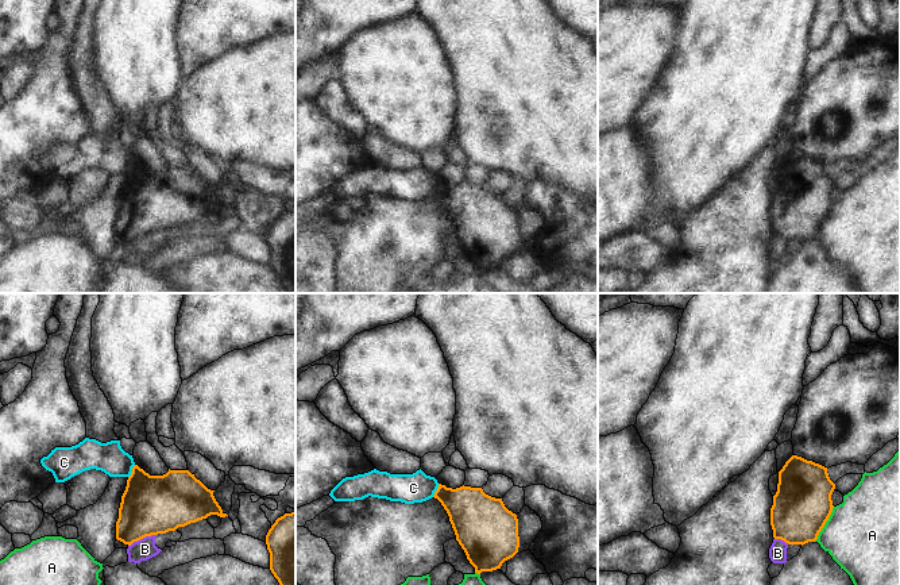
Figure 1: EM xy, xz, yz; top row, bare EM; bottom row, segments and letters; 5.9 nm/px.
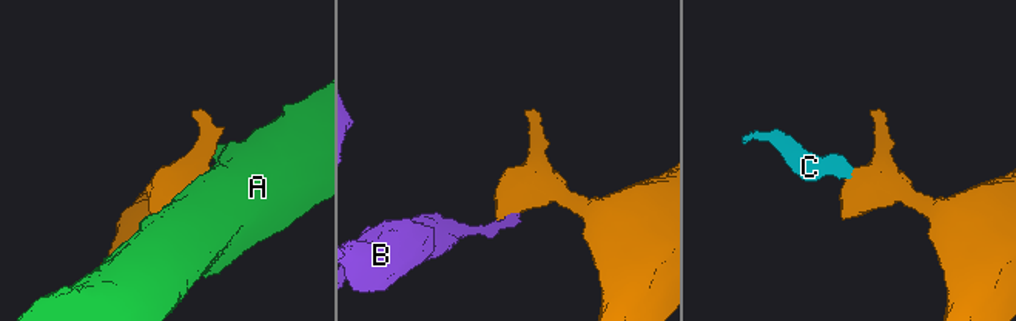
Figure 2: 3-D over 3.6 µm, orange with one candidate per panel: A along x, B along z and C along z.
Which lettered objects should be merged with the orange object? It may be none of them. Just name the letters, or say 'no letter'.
no letter

